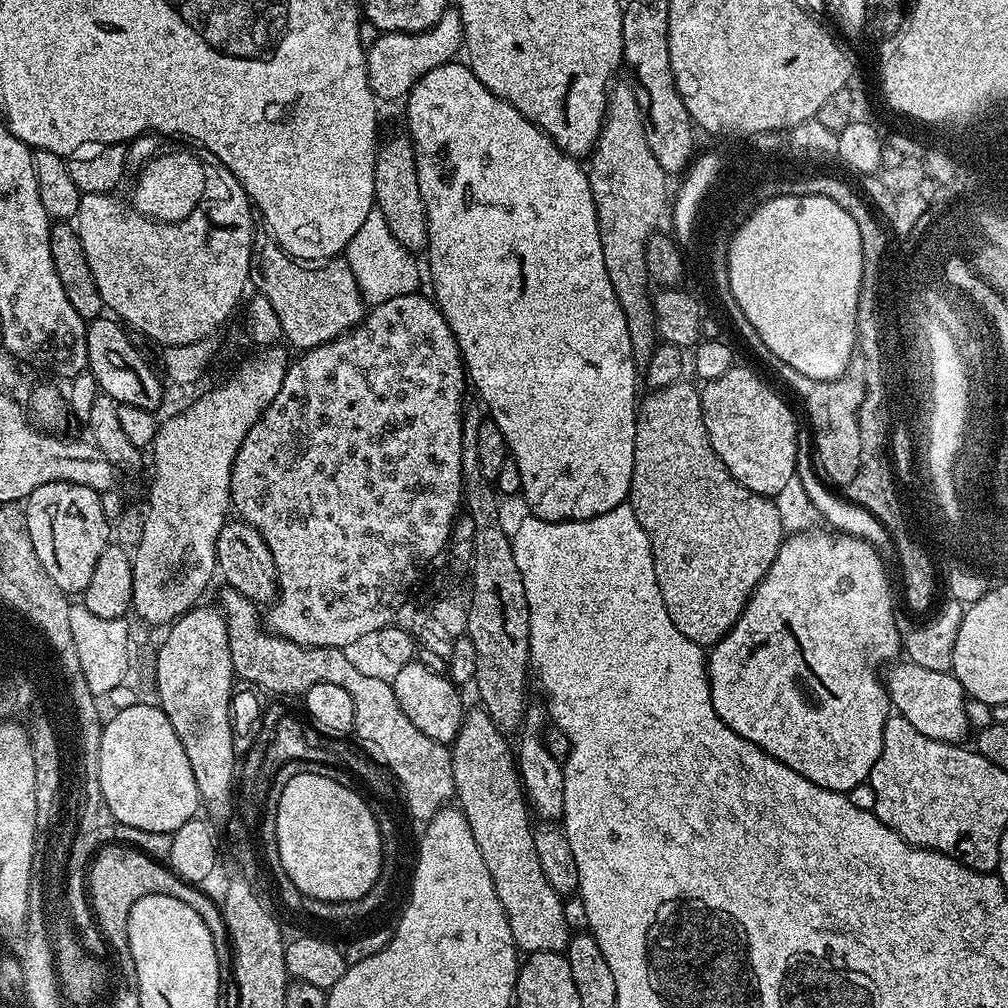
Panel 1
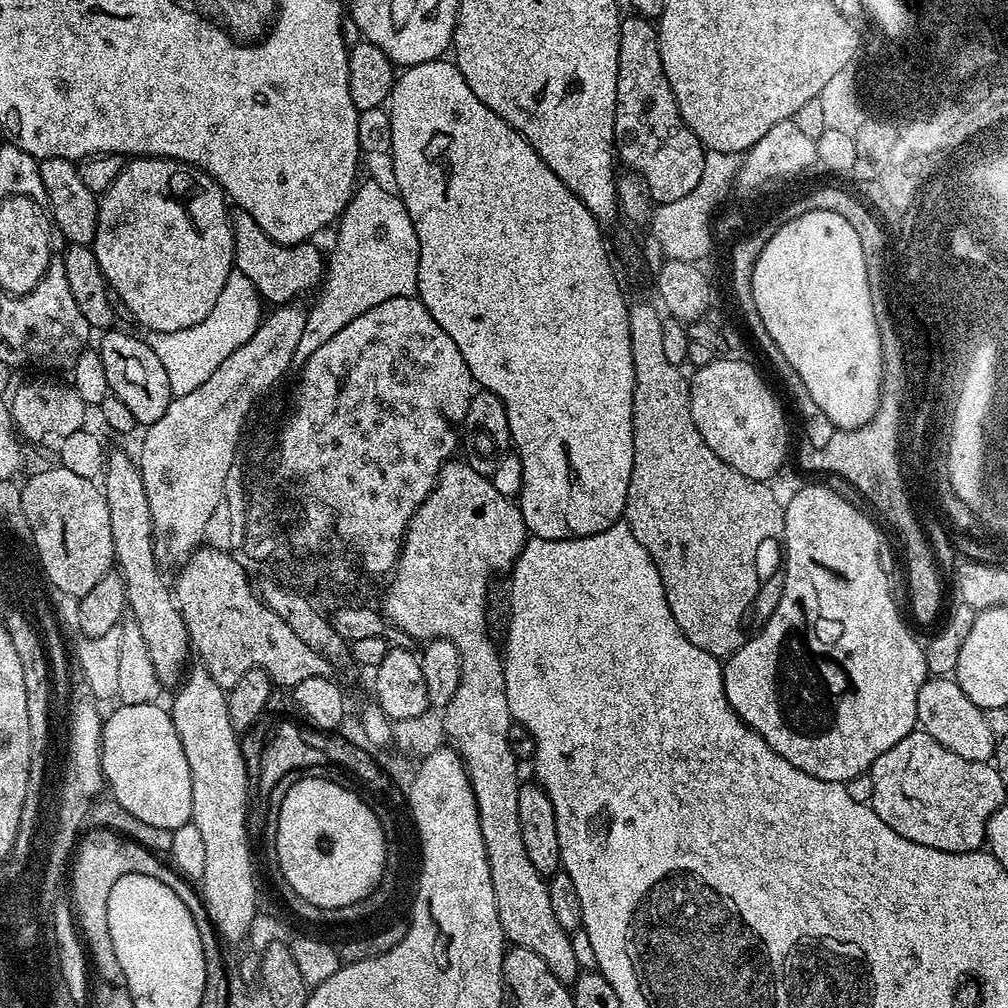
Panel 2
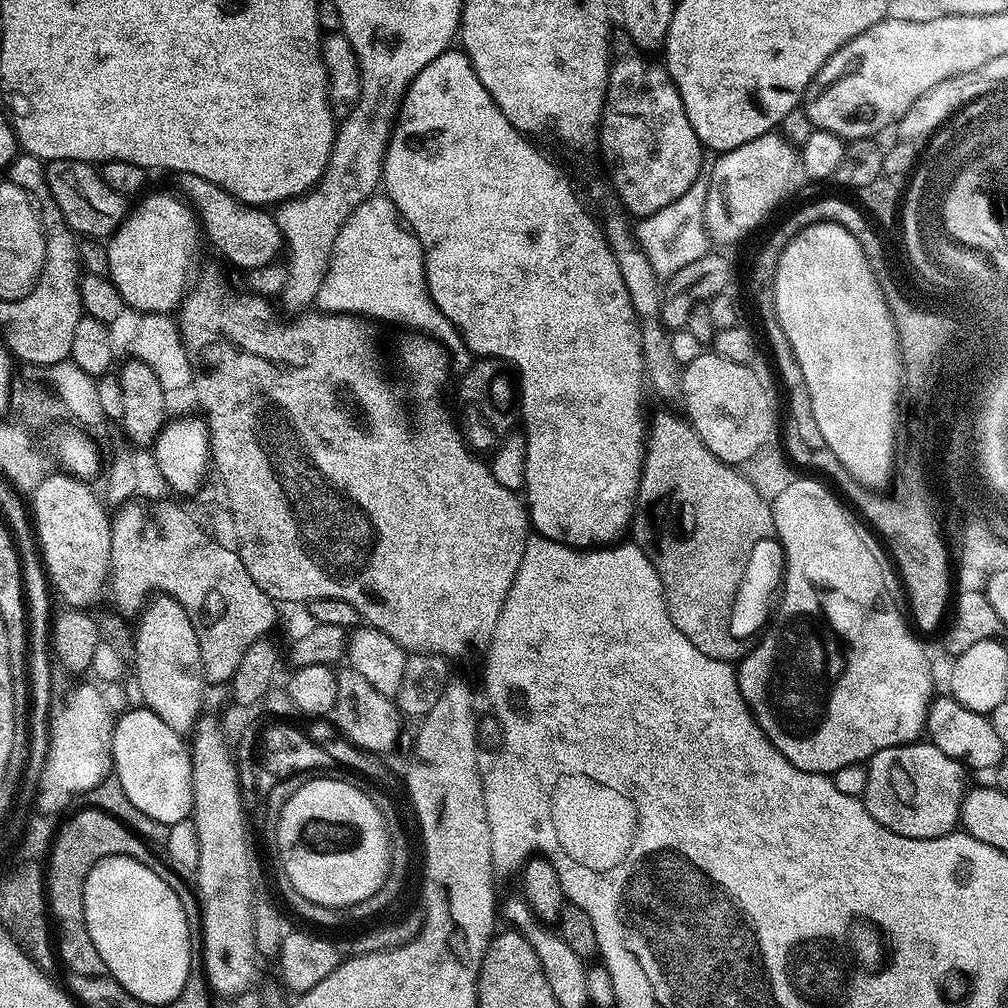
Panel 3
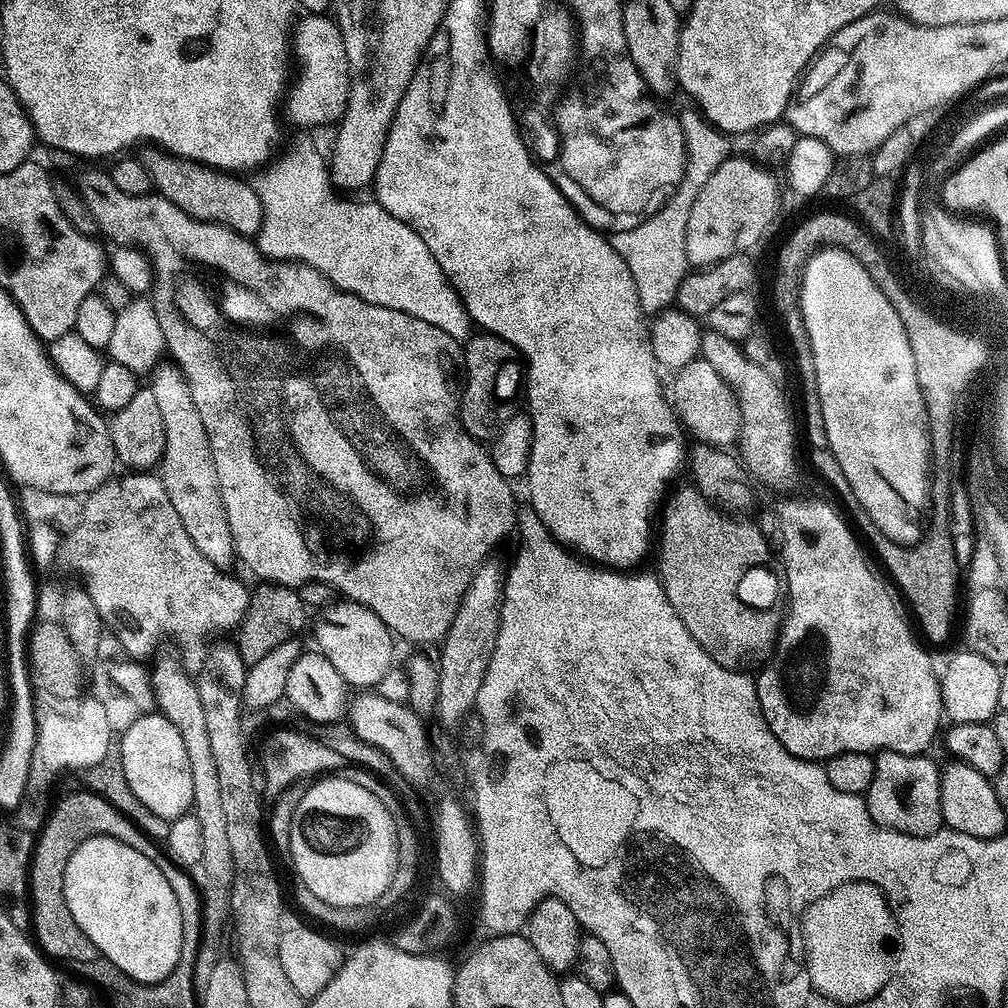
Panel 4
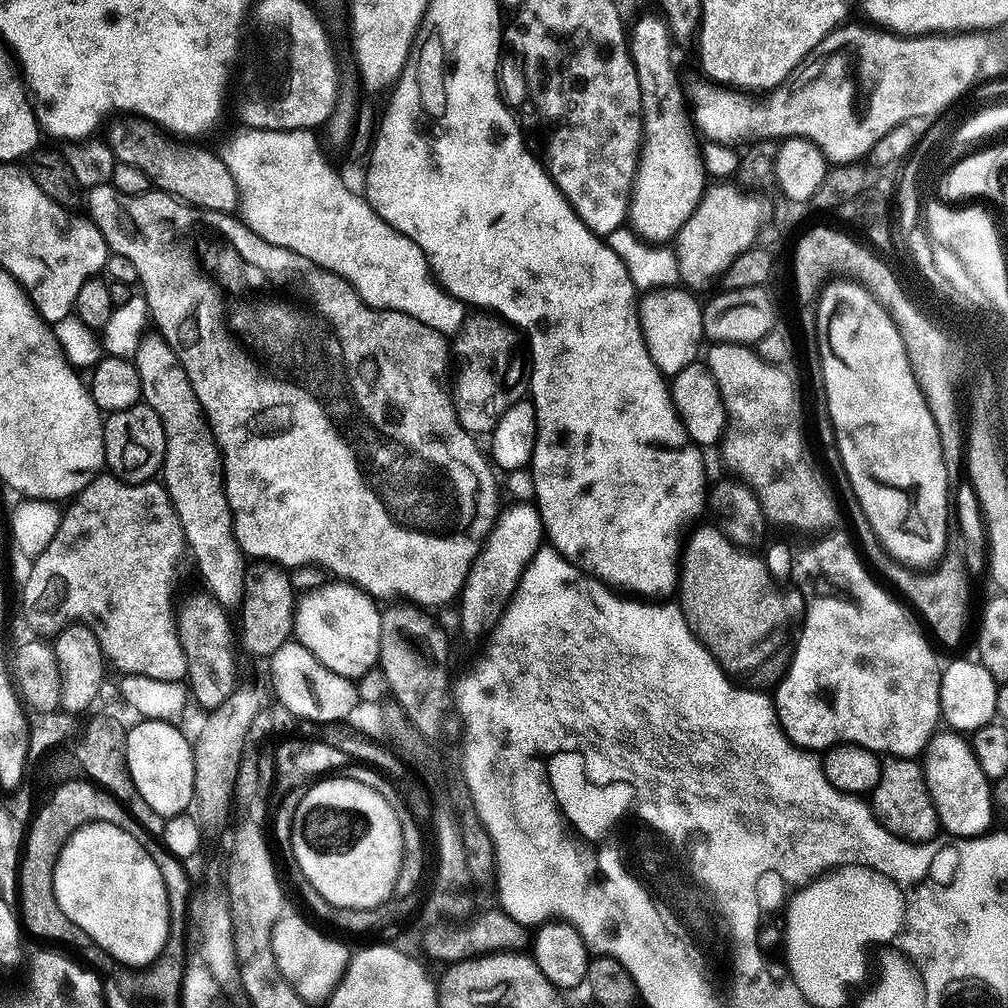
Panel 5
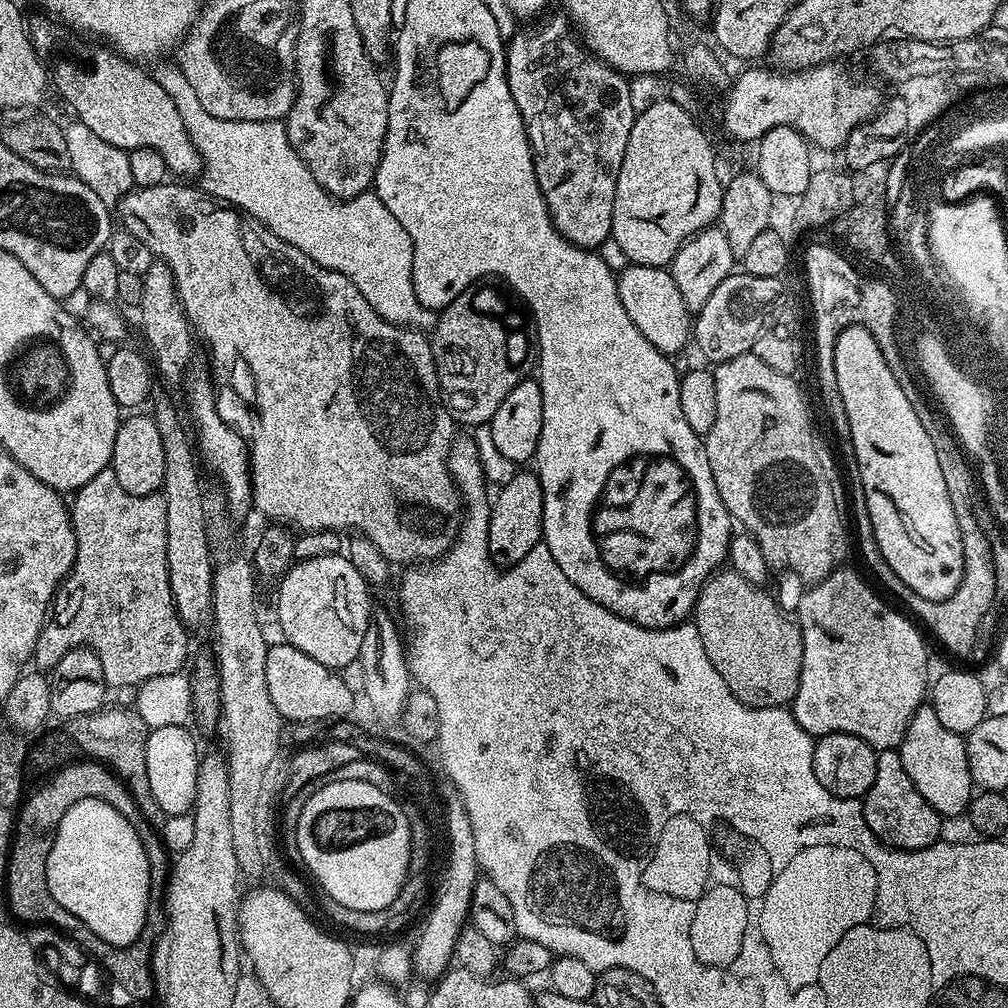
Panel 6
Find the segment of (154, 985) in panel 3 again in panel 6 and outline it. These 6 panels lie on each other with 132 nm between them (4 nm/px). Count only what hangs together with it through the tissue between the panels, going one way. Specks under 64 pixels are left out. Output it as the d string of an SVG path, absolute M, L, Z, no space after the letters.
M87 796L74 802L74 806L62 814L46 862L46 882L53 898L107 944L125 948L145 935L144 923L150 915L148 899L152 896L150 866L146 850L138 834L134 834L134 826L130 826L130 822L126 822L126 818L122 818L114 806Z

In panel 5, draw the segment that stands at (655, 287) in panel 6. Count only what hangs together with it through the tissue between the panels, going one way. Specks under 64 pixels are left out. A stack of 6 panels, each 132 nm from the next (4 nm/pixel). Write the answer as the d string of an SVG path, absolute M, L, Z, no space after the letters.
M683 286L665 288L653 288L645 291L638 300L638 311L640 313L640 329L644 335L646 346L650 350L650 358L660 367L665 377L676 376L686 366L697 363L700 352L700 340L705 339L703 328L703 312L701 301L696 301L691 291Z

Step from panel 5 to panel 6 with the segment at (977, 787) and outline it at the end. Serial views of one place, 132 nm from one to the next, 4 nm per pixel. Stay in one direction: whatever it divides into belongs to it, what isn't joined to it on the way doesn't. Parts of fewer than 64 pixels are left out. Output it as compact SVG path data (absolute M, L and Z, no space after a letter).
M921 706L910 718L910 726L904 735L904 741L898 749L902 758L902 766L906 766L906 774L910 774L910 782L914 782L914 790L930 802L930 806L939 812L941 817L963 817L972 803L974 785L970 766L968 765L968 746L965 737L959 732L946 730L942 722L938 722L938 714L934 714L931 706Z

